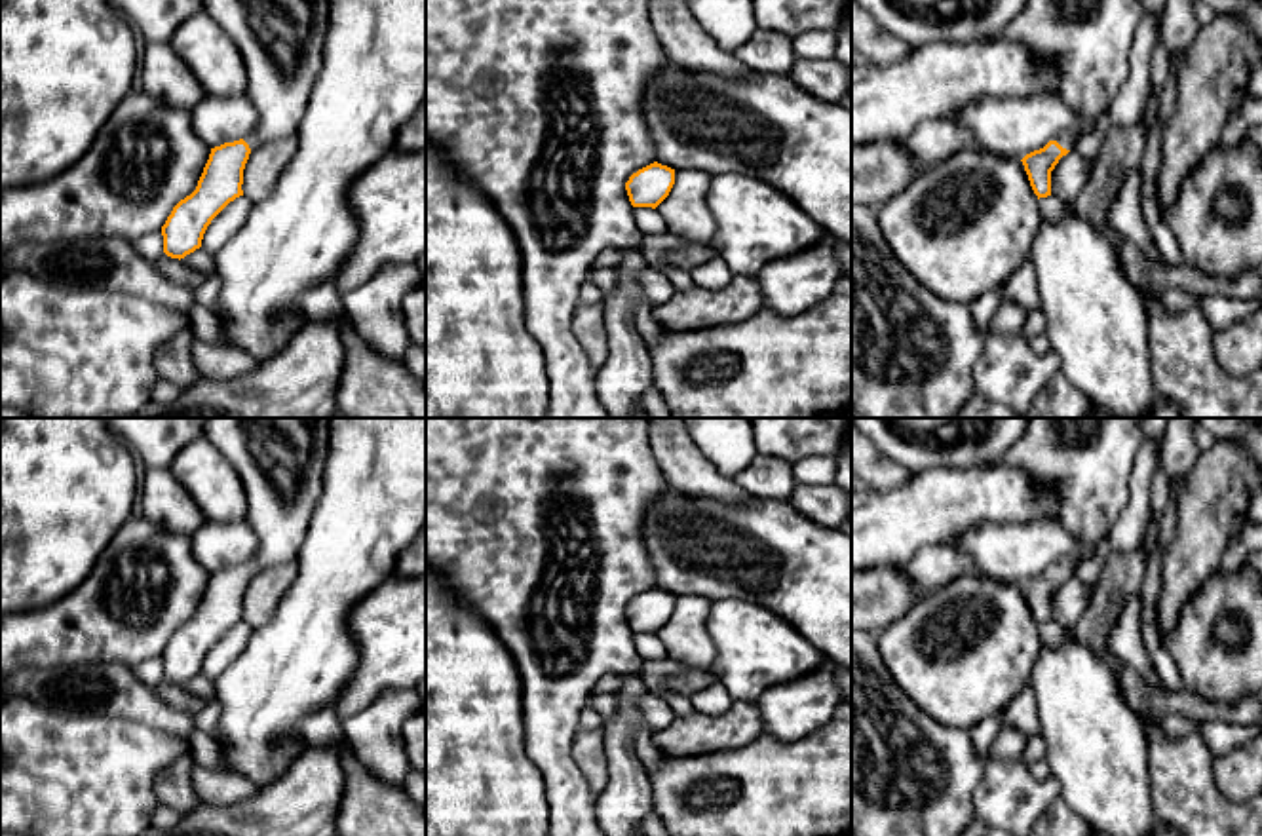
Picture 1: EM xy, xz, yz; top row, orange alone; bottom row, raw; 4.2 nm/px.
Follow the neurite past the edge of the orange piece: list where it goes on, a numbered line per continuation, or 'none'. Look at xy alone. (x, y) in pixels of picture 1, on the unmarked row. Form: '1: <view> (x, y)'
1: xy (280, 462)

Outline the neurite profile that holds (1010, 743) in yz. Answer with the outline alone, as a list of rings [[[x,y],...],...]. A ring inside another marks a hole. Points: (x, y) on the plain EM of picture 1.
[[[1004,724],[996,741],[990,747],[988,758],[992,760],[1011,760],[1021,758],[1024,752],[1028,737],[1013,726]]]

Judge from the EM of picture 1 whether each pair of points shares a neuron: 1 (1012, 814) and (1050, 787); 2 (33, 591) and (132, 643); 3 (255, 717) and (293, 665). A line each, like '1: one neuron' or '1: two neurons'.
1: one neuron
2: two neurons
3: one neuron

